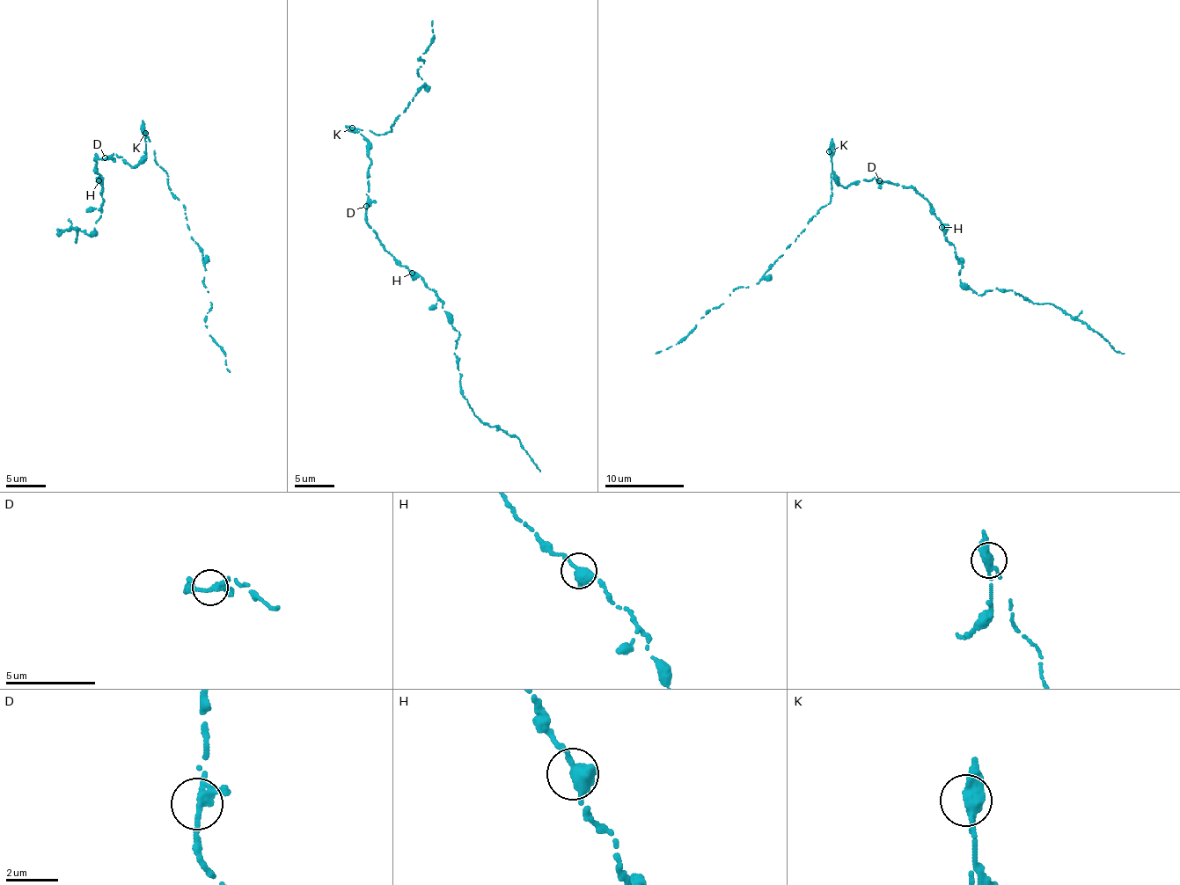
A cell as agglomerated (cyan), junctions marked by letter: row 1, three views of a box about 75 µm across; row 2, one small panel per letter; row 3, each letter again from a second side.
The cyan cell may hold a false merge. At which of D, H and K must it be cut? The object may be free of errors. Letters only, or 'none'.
K

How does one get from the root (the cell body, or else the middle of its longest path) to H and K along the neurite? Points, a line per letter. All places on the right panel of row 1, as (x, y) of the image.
H: (879, 182), (889, 181), (911, 187), (929, 202), (931, 213), (939, 219), (941, 227)
K: (879, 182), (875, 179), (865, 179), (843, 186), (831, 171), (829, 152)

